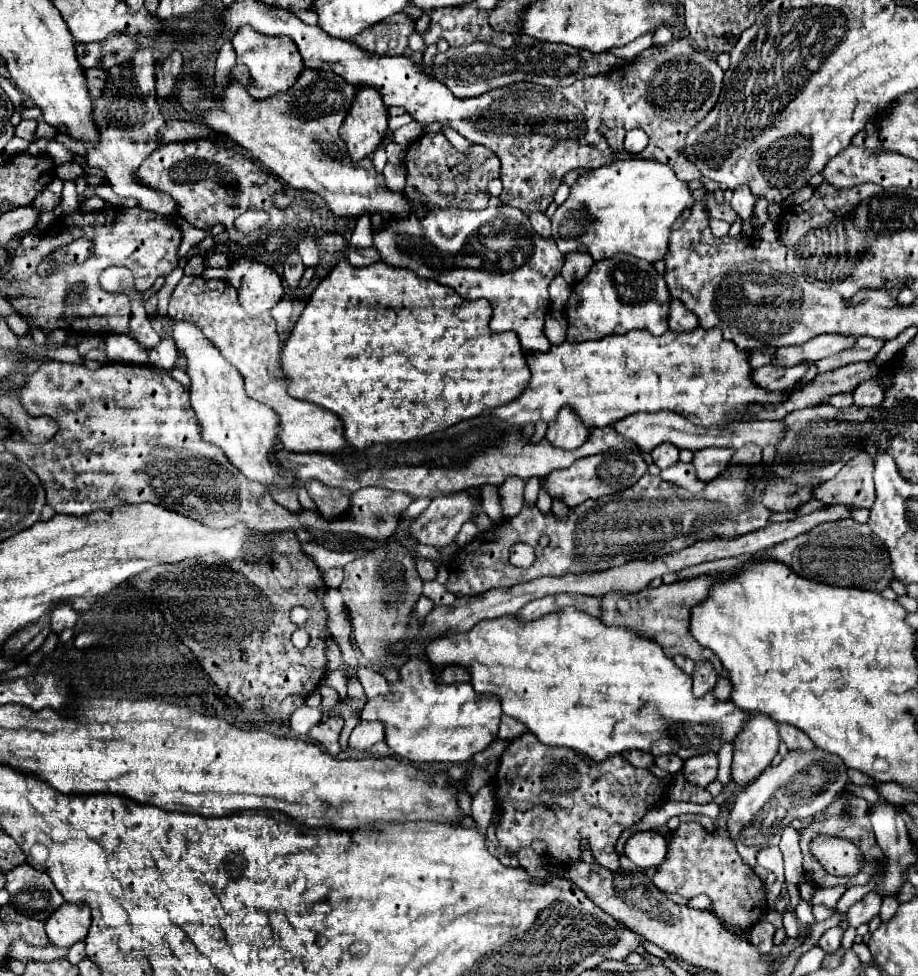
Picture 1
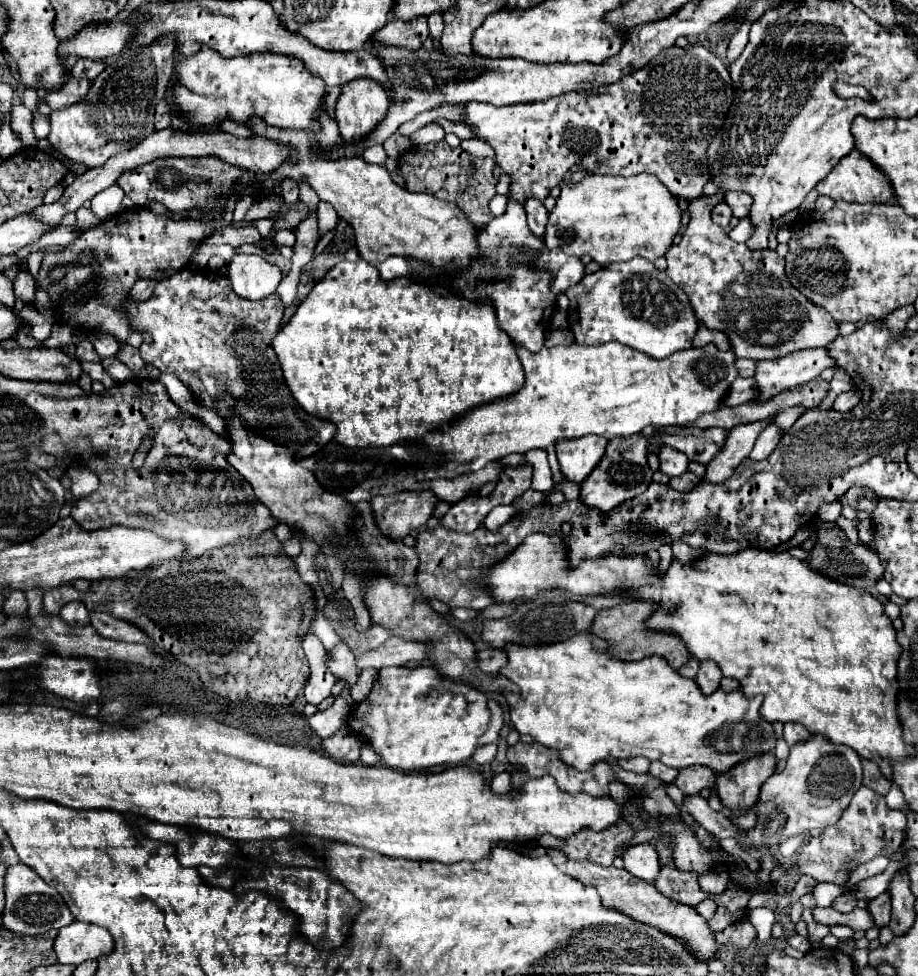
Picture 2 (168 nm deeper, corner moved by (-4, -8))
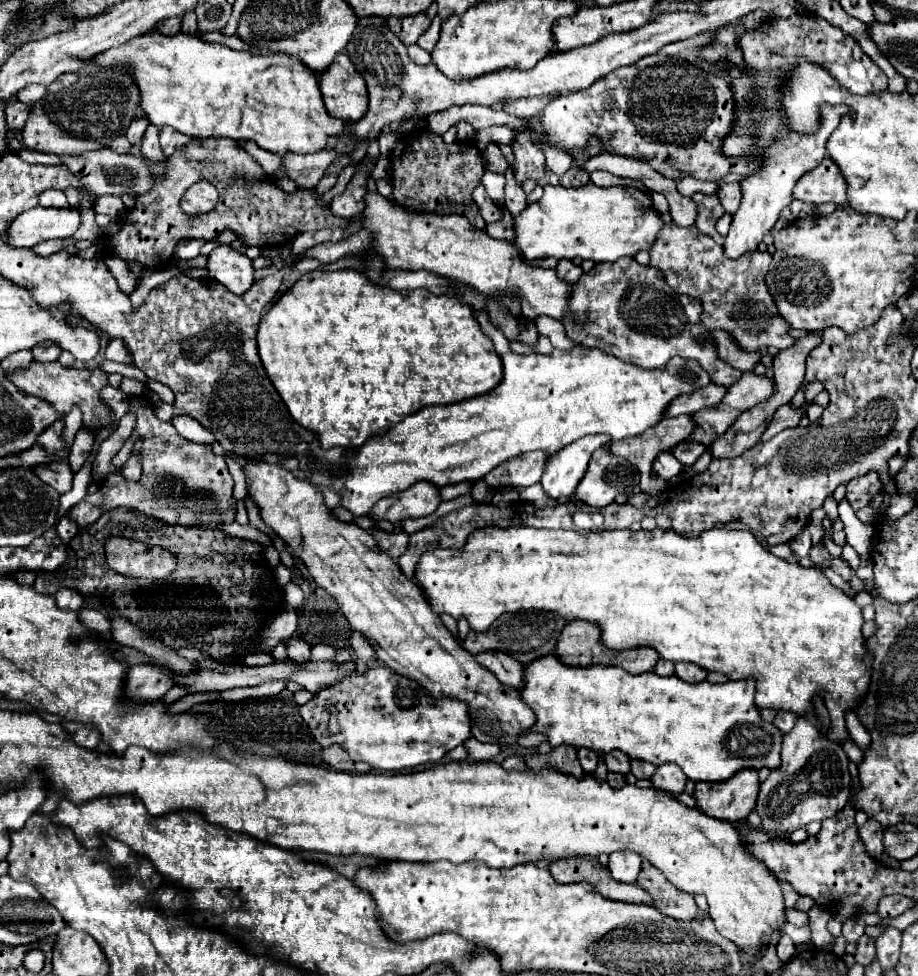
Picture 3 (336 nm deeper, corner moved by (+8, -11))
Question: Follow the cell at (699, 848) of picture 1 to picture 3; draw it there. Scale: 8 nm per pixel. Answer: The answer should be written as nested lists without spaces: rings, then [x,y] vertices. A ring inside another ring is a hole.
[[[643,860],[643,870],[637,878],[637,884],[651,894],[653,906],[659,908],[663,914],[677,920],[697,918],[697,906],[693,902],[693,896],[673,888],[673,884],[669,884],[647,860]]]

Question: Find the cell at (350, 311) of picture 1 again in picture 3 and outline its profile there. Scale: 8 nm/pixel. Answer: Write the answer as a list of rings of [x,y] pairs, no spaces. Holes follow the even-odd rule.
[[[315,270],[315,272],[309,272],[309,274],[301,276],[271,306],[271,310],[261,318],[259,330],[257,330],[257,350],[259,350],[261,364],[263,364],[269,380],[273,382],[275,390],[283,398],[291,418],[297,424],[301,424],[303,428],[307,428],[313,434],[317,434],[317,438],[319,438],[323,448],[333,448],[333,446],[357,448],[357,446],[365,444],[365,440],[369,440],[373,436],[383,436],[389,428],[399,424],[405,416],[421,410],[423,406],[453,404],[453,402],[461,402],[465,398],[481,396],[481,394],[493,390],[495,384],[499,384],[501,376],[503,376],[501,358],[497,356],[497,352],[493,348],[493,342],[483,334],[477,318],[473,316],[473,310],[467,304],[459,304],[457,298],[435,296],[433,292],[429,292],[425,288],[393,290],[389,286],[377,286],[377,284],[365,280],[365,276],[361,272],[357,272],[357,270],[337,270],[337,272],[319,272],[319,270]]]

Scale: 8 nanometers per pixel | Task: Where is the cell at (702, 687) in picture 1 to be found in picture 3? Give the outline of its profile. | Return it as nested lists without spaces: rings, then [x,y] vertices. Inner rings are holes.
[[[675,664],[675,676],[679,676],[681,680],[689,682],[689,684],[697,684],[697,682],[703,682],[707,678],[707,670],[703,668],[697,668],[697,664]]]

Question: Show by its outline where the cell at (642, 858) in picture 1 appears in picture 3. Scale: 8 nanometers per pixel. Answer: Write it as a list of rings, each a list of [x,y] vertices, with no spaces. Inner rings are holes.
[[[613,852],[609,856],[607,868],[617,882],[635,882],[641,872],[641,856],[635,852]]]

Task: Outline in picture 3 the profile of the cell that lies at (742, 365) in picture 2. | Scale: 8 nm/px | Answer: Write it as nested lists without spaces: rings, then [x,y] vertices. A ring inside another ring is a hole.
[[[631,256],[613,264],[595,264],[591,272],[583,273],[581,280],[573,284],[569,306],[571,312],[589,312],[585,326],[575,326],[567,318],[563,322],[567,336],[579,340],[583,348],[599,348],[647,370],[665,368],[673,356],[691,358],[701,364],[713,384],[721,386],[731,386],[741,378],[739,370],[717,356],[717,348],[709,340],[709,330],[701,324],[701,300],[675,294],[659,268],[641,266]]]

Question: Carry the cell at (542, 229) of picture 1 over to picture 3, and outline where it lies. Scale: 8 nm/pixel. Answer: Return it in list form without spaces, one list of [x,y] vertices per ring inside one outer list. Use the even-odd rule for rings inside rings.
[[[509,166],[507,172],[505,172],[505,206],[511,210],[513,216],[517,216],[517,212],[521,212],[521,208],[527,206],[525,202],[525,192],[521,188],[521,184],[515,180],[515,174],[513,174],[513,168]]]

